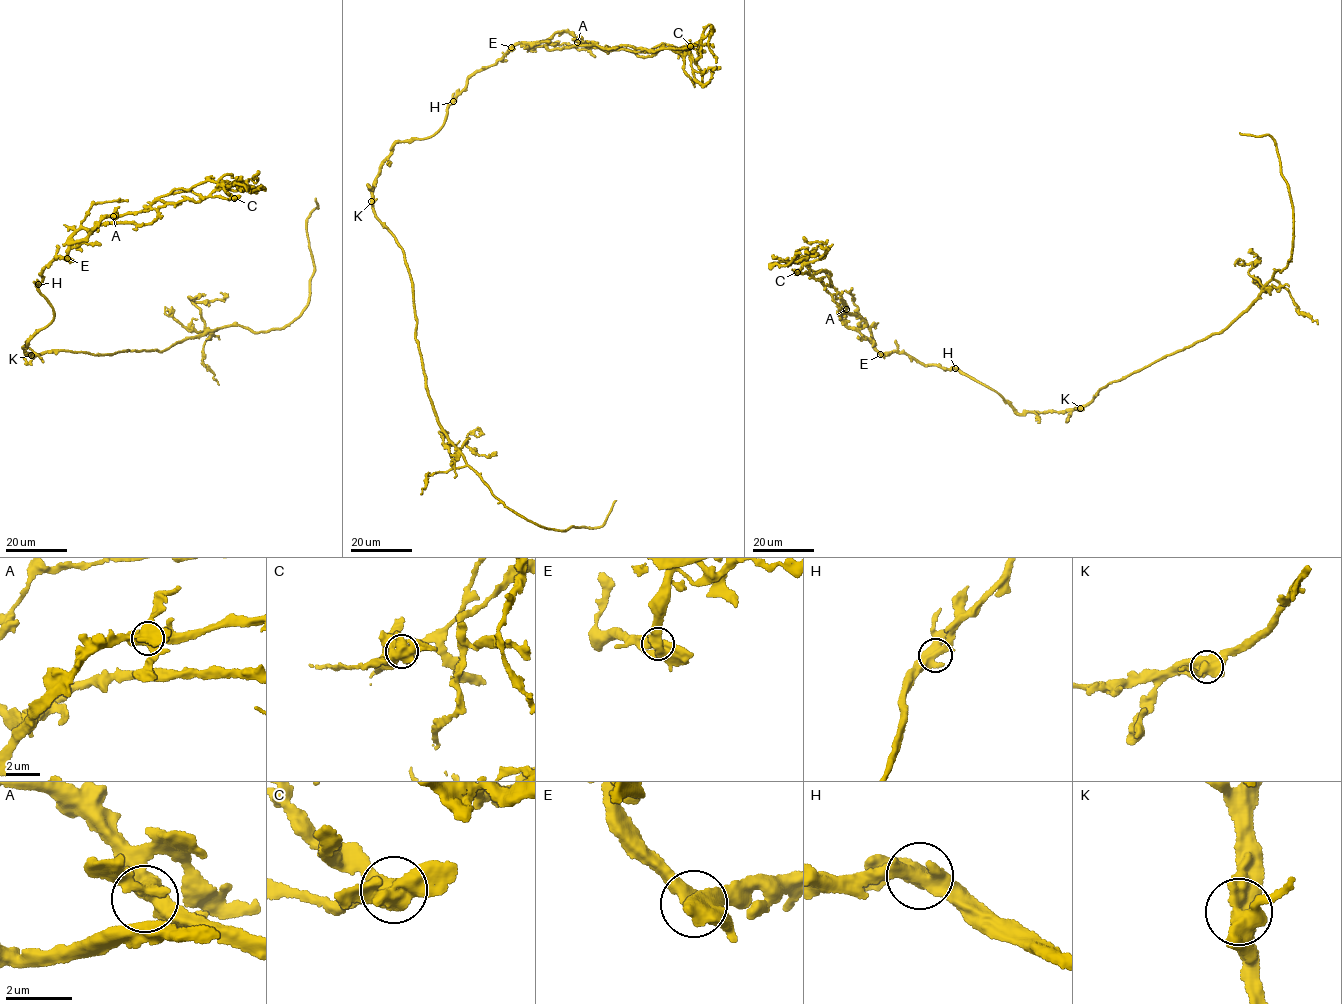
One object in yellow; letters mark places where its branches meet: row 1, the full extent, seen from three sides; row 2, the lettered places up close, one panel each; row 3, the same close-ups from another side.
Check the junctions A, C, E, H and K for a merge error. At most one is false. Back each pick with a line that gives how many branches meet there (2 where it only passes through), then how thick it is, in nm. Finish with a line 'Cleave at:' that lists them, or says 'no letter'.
C: Branches: 3. Thickness 600 nm
Cleave at: C

